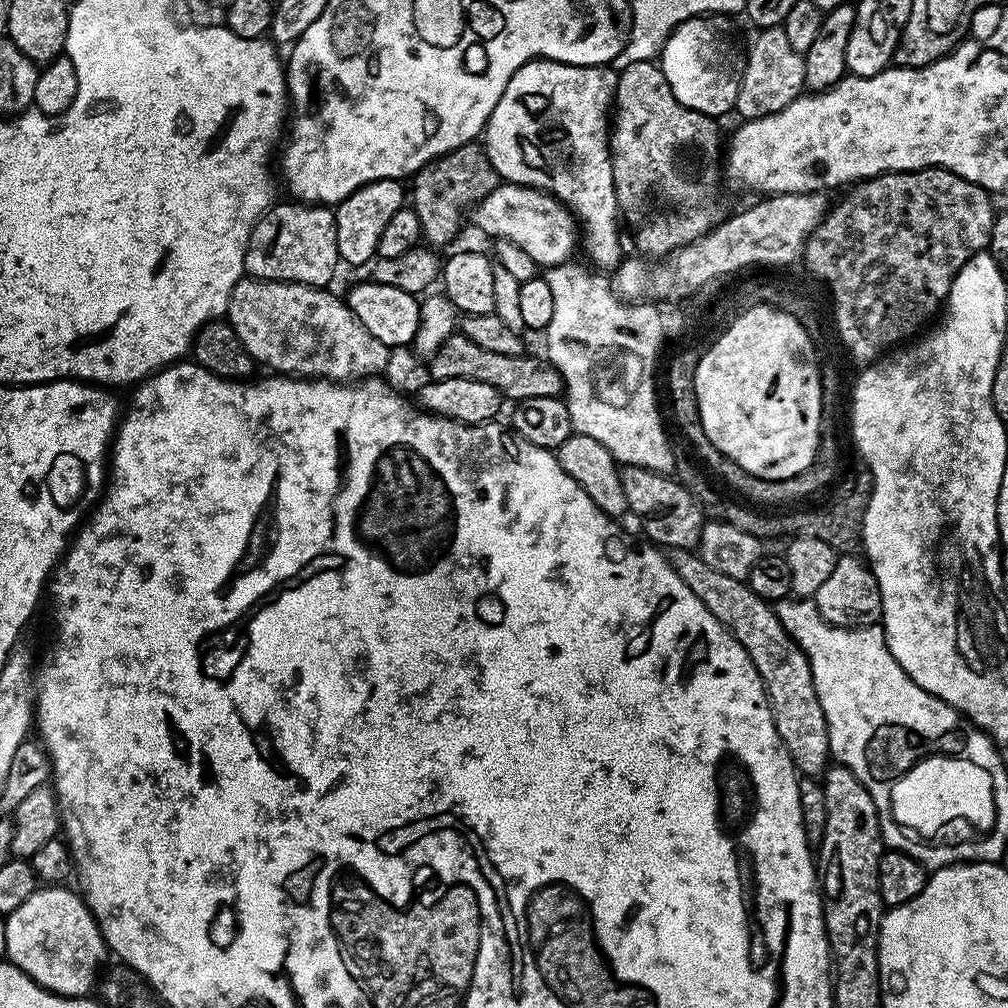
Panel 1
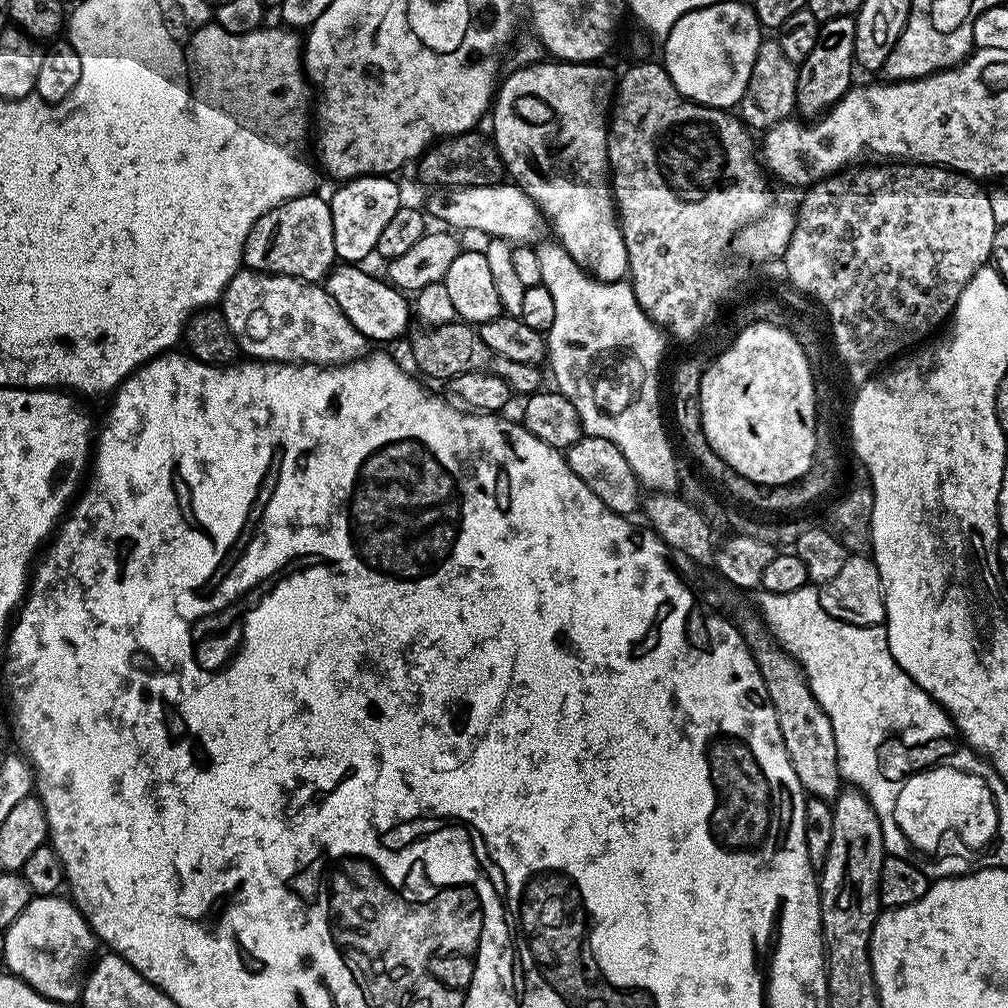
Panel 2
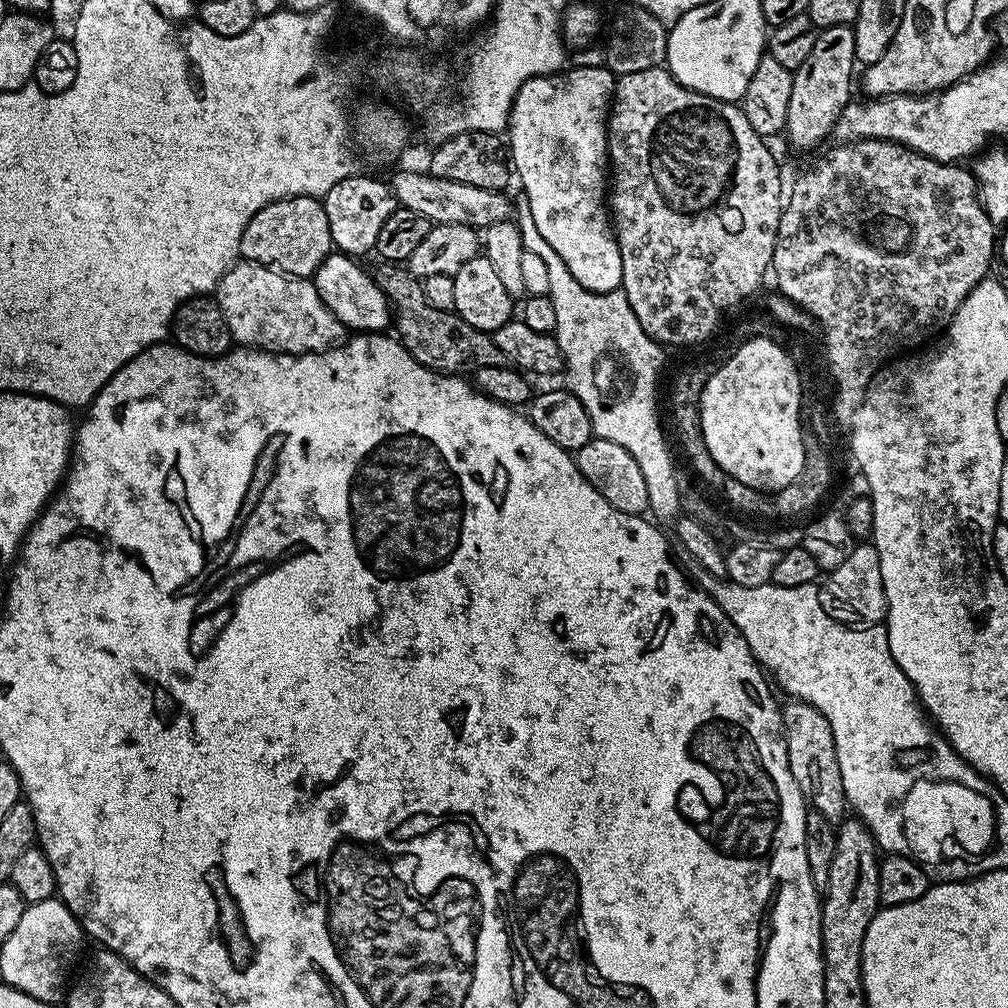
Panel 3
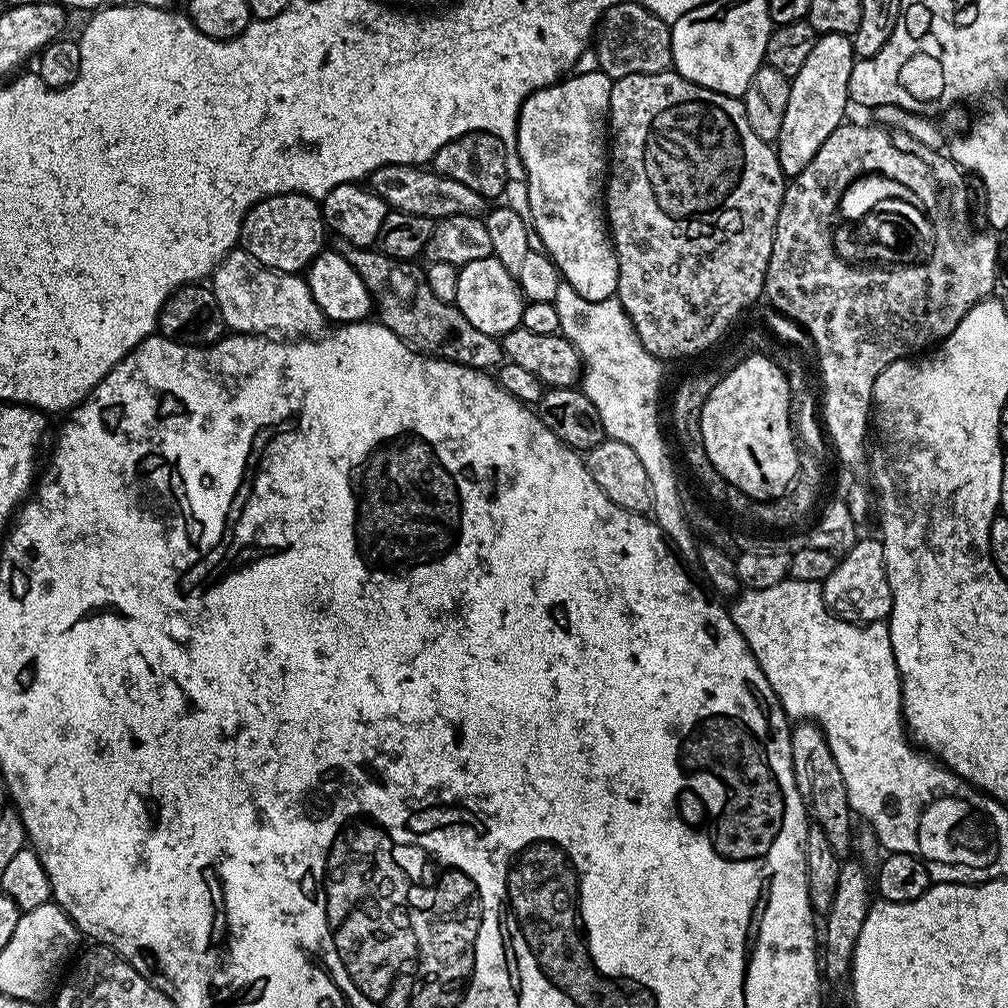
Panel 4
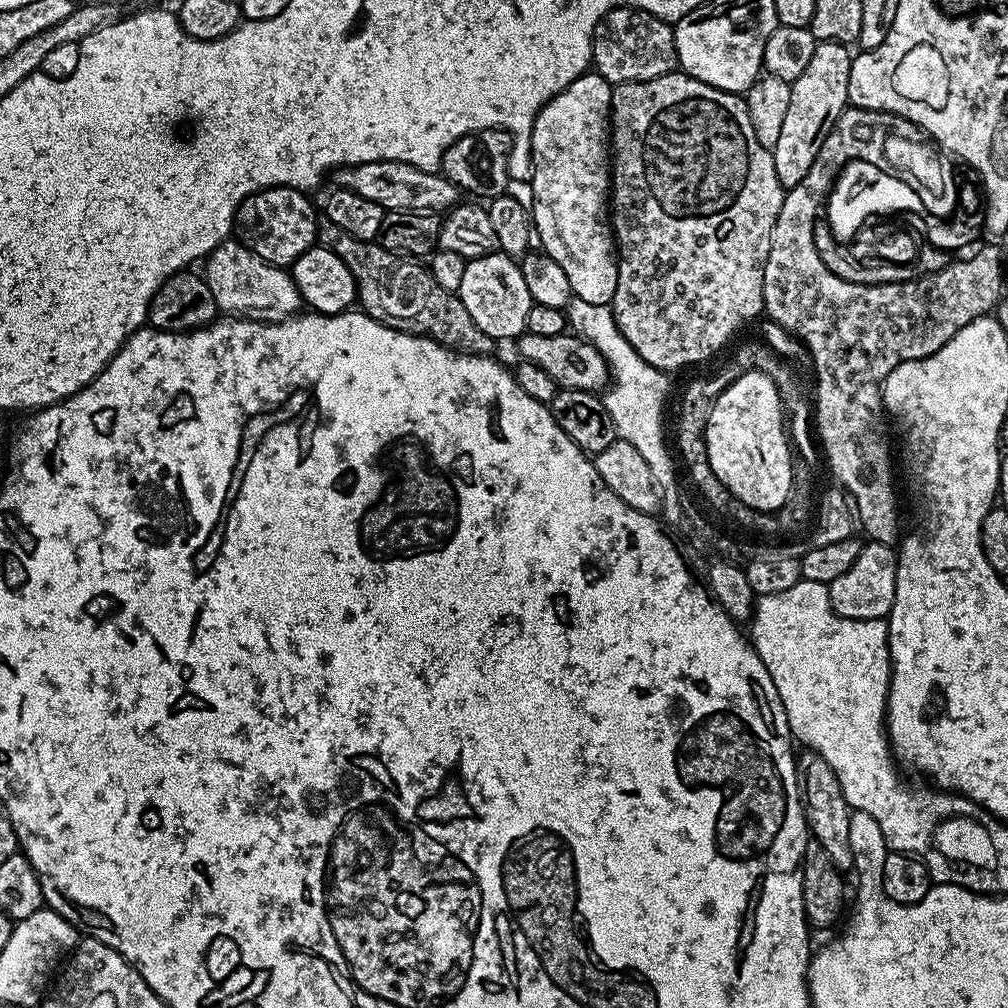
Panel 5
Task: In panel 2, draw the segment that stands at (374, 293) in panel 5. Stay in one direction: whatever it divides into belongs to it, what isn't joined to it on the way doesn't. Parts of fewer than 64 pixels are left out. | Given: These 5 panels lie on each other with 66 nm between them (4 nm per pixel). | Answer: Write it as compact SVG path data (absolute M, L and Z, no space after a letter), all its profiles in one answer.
M467 322L443 324L424 331L428 332L420 332L412 340L412 360L432 380L447 382L458 374L467 372L493 372L506 380L516 394L531 394L541 387L541 369L537 365L510 362L510 358L494 354L494 350L490 350L490 346L482 342L479 331Z

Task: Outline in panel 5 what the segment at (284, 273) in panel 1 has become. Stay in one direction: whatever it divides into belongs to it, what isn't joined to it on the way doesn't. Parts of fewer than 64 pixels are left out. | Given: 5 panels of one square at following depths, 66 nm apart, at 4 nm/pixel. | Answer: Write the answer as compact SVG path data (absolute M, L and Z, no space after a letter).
M267 188L247 196L236 211L235 239L266 263L287 269L318 240L318 208L304 196L298 188Z

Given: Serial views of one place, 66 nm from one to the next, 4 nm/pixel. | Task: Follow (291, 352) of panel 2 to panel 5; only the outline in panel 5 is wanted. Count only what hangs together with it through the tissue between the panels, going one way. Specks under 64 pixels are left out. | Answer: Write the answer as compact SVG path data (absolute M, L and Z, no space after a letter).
M235 238L223 240L203 261L202 275L210 286L210 294L214 294L217 309L224 314L268 314L264 312L284 312L280 314L296 314L301 311L302 301L298 286L292 280L291 271L277 268L258 258L245 245Z

